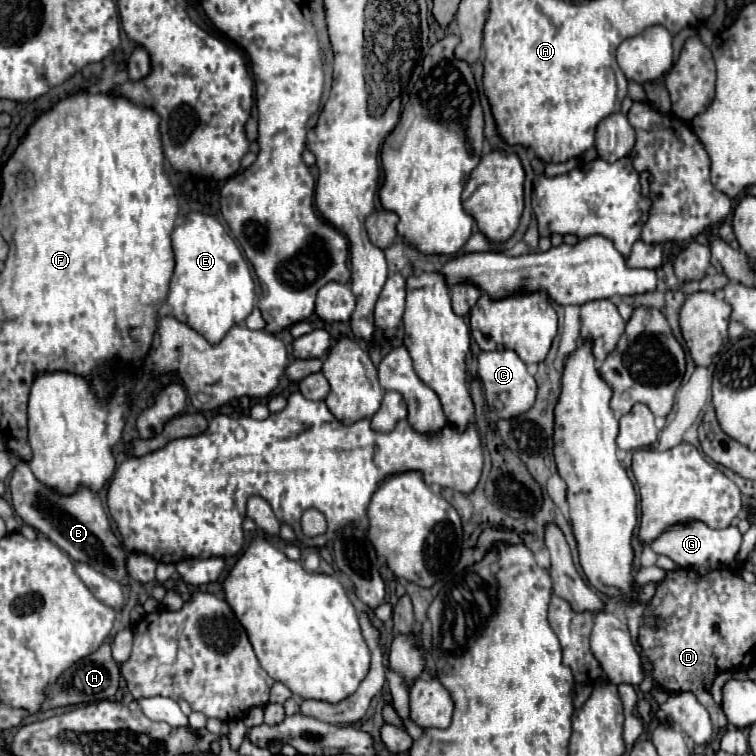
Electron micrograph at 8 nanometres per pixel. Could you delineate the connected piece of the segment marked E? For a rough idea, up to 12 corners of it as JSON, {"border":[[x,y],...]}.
{"border":[[199,212],[173,230],[167,304],[219,344],[255,306],[241,250]]}

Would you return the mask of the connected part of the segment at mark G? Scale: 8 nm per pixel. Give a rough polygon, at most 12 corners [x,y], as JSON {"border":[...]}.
{"border":[[703,522],[665,530],[651,548],[681,568],[737,566],[741,532]]}

